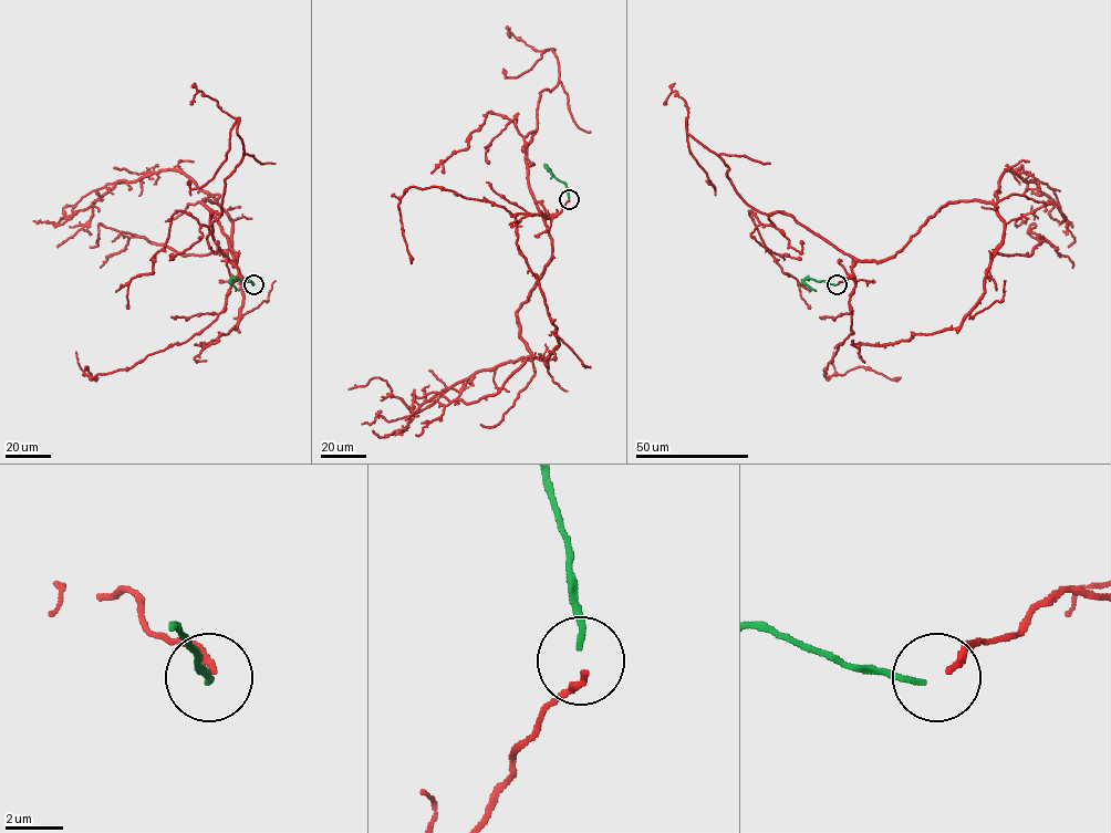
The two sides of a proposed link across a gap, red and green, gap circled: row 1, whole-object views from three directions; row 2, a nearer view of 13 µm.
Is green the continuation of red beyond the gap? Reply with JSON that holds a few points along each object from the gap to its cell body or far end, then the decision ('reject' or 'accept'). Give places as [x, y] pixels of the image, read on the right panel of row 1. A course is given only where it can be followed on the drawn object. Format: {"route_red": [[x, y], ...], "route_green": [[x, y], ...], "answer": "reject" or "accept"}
{"route_red": [[838, 284], [949, 202], [990, 201], [1004, 222], [957, 328], [862, 344], [863, 361]], "route_green": [[836, 284], [803, 280], [816, 291]], "answer": "accept"}

